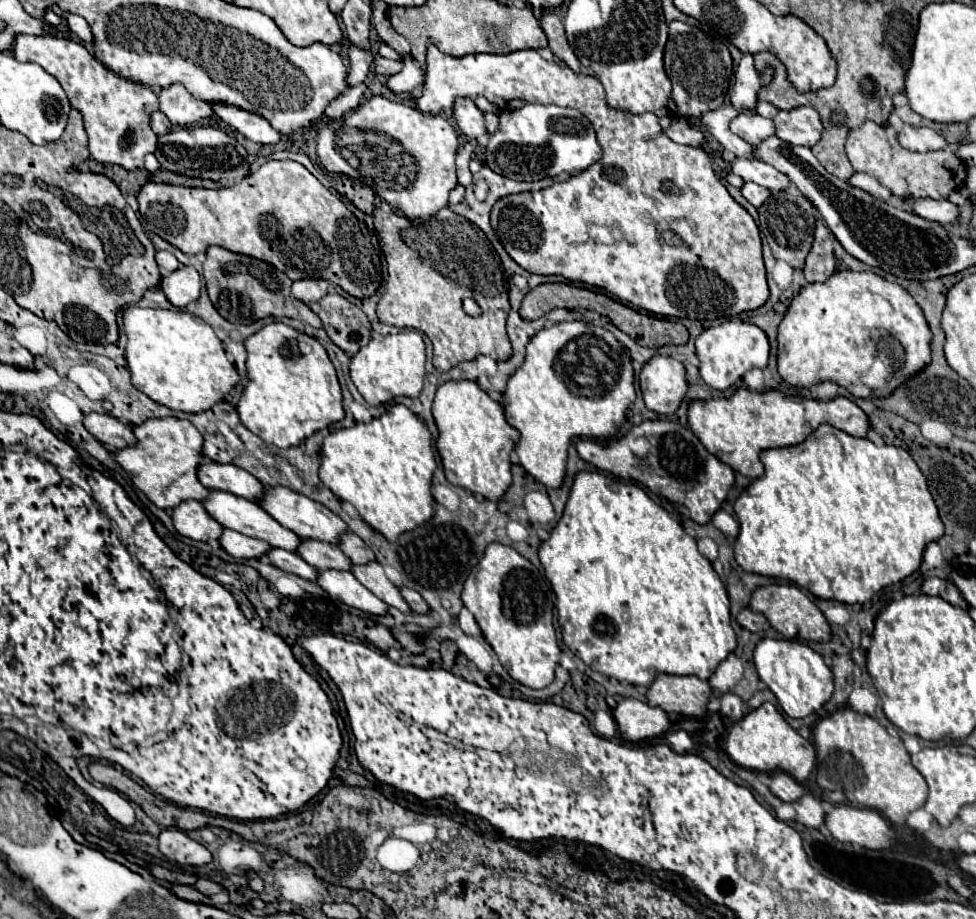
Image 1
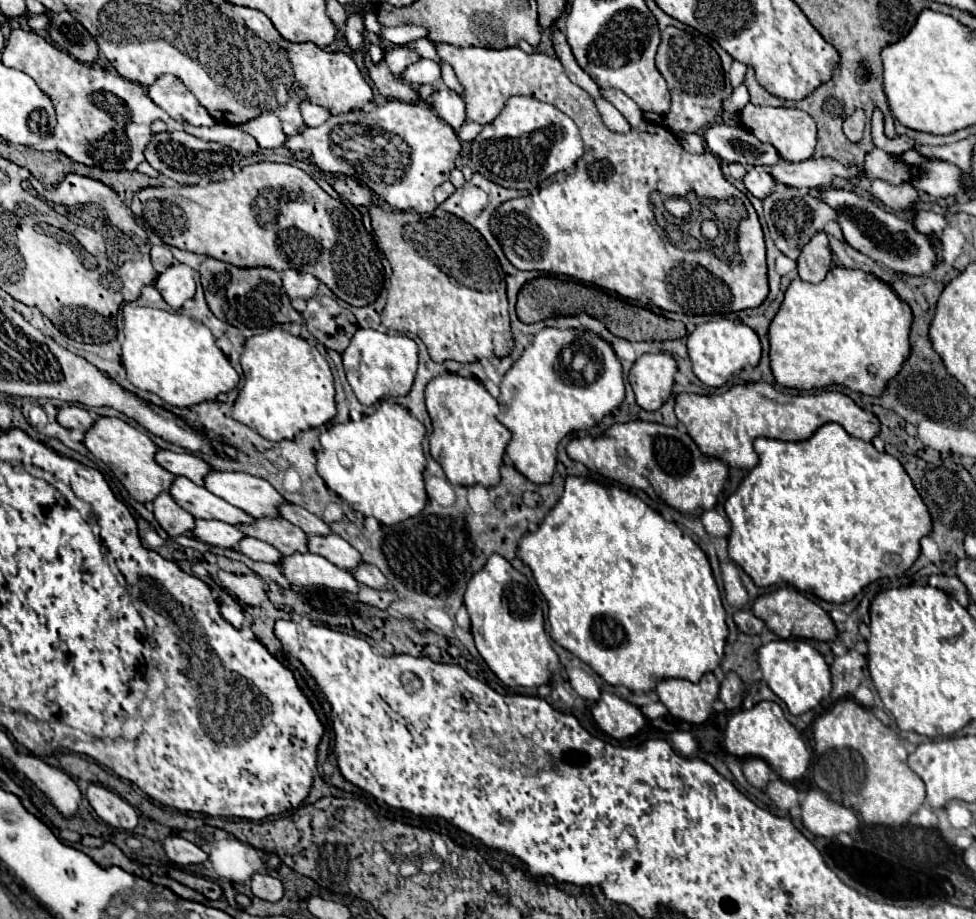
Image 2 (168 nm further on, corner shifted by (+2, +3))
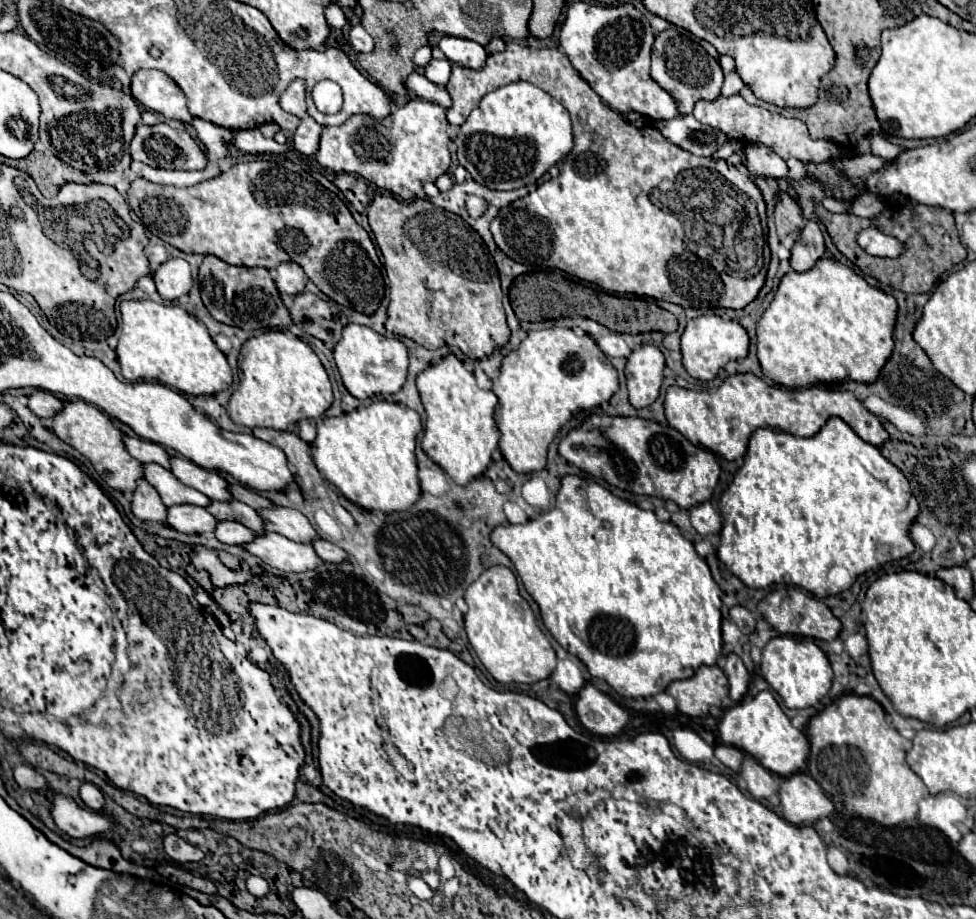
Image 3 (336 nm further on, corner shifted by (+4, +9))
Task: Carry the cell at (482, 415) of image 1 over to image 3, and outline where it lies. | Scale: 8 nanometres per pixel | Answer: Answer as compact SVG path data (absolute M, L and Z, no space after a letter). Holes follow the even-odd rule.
M453 354L445 356L441 364L423 370L417 376L417 388L427 412L427 428L421 438L423 452L459 486L469 484L487 470L491 464L491 454L499 446L501 432L493 420L497 396L489 390L481 390L475 376L465 370L461 360L457 360Z

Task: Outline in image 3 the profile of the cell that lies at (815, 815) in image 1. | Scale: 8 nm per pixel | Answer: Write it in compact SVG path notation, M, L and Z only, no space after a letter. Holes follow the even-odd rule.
M745 756L743 768L741 768L741 778L747 782L747 790L755 798L769 798L779 792L777 778L751 756Z

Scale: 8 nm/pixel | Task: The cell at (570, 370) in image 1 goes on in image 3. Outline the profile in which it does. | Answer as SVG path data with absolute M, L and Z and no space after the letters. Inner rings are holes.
M569 328L531 330L517 350L503 358L493 392L499 398L495 422L501 430L499 448L519 474L541 472L547 464L547 448L559 428L579 410L589 410L611 400L619 390L617 370L589 336L577 336Z

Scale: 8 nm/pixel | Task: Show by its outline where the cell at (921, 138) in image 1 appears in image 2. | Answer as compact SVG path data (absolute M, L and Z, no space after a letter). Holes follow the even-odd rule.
M871 118L871 136L873 136L873 144L887 152L887 154L903 154L905 150L913 148L913 140L909 140L907 136L895 136L895 138L887 138L883 132L883 124L881 118Z

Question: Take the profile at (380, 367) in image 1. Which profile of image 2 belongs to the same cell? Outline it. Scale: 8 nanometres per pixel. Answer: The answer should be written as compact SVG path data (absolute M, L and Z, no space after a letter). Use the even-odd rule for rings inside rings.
M357 330L349 348L343 352L343 368L361 404L375 404L383 398L405 396L417 372L417 344L405 334L381 334L377 330Z

